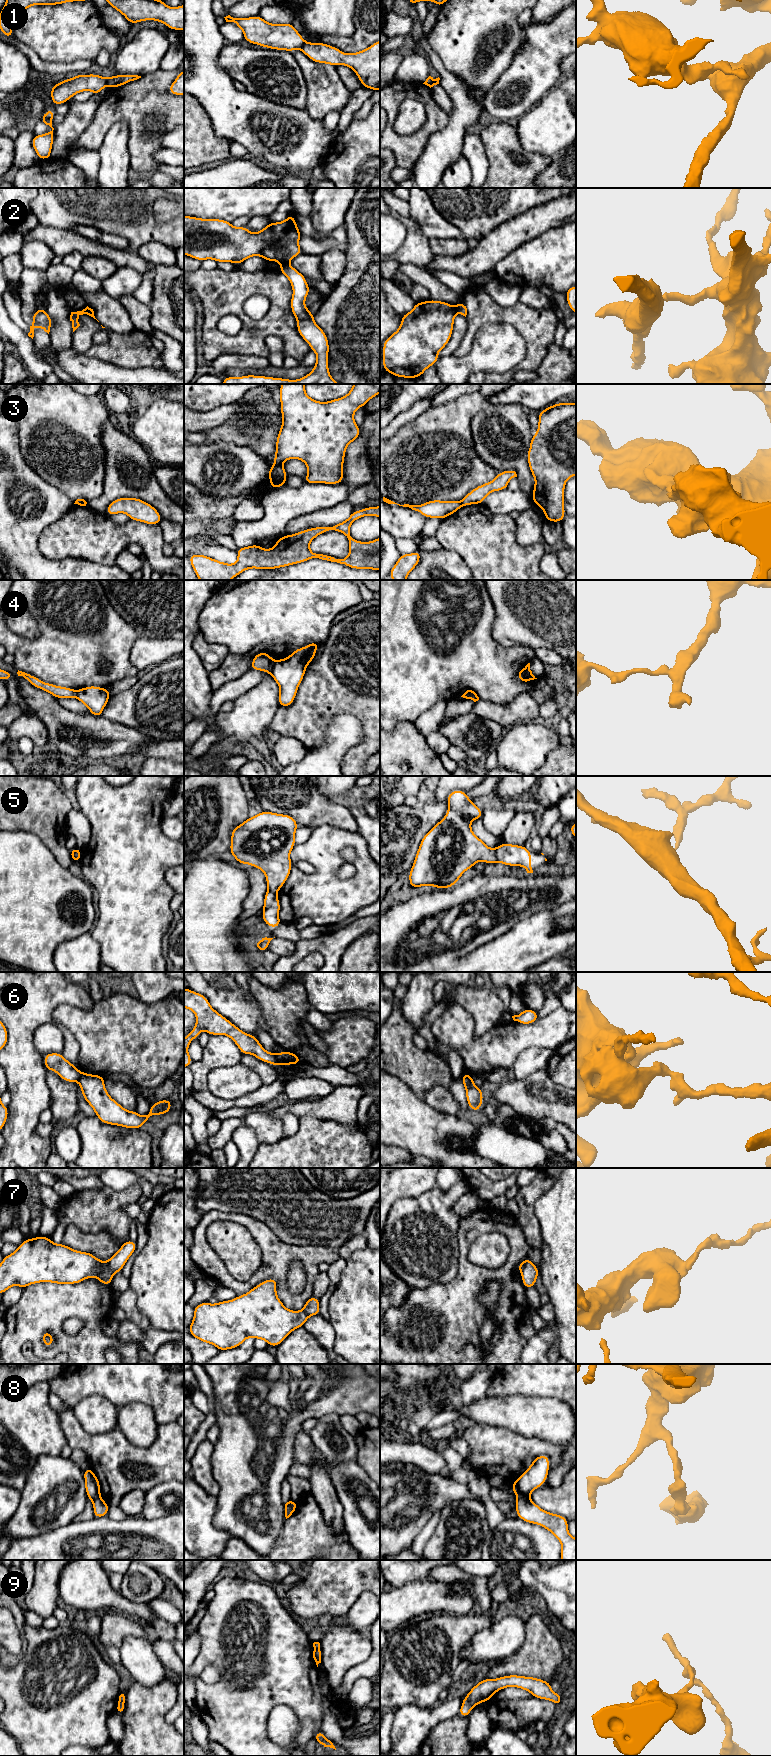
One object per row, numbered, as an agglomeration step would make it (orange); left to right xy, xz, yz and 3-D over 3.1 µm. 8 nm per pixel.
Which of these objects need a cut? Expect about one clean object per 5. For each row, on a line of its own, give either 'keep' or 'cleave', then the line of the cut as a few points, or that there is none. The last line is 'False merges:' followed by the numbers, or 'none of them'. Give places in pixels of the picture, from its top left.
1: cleave; cut xy (106, 79), (107, 85)
2: cleave; cut xz (281, 263), (286, 264)
3: cleave; cut xz (274, 464), (280, 466)
4: cleave; cut xz (273, 661), (269, 672)
5: cleave; cut xy (78, 848), (73, 861)
6: cleave; cut xz (275, 1054), (277, 1064)
7: cleave; cut xy (107, 1261), (107, 1265), (113, 1274)
8: cleave; cut xz (292, 1501), (291, 1510), (285, 1515)
9: cleave; cut yz (465, 1698), (473, 1706)
False merges: 1, 2, 3, 4, 5, 6, 7, 8, 9

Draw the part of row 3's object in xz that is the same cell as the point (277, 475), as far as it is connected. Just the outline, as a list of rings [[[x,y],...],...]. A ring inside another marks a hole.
[[[273,465],[269,468],[268,478],[272,489],[286,485],[287,472],[283,466]]]

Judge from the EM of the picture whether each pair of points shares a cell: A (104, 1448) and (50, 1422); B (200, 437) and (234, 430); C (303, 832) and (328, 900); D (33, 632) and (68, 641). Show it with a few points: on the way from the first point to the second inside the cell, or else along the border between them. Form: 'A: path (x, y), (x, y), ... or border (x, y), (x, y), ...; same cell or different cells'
A: border (57, 1414), (67, 1443); different cells
B: border (202, 432), (206, 436), (205, 442); different cells
C: border (313, 829), (305, 841), (296, 844); different cells
D: border (36, 620), (35, 637), (14, 633); different cells

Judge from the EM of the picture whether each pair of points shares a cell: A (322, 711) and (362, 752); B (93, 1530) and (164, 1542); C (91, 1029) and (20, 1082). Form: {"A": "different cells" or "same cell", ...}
{"A": "same cell", "B": "same cell", "C": "different cells"}

